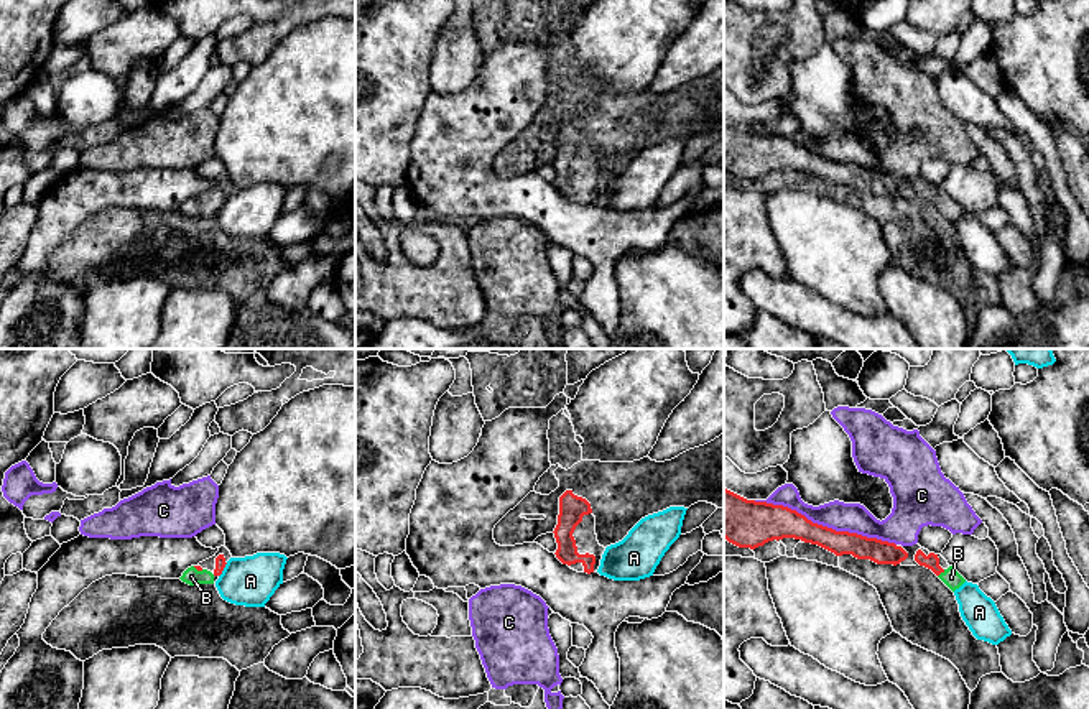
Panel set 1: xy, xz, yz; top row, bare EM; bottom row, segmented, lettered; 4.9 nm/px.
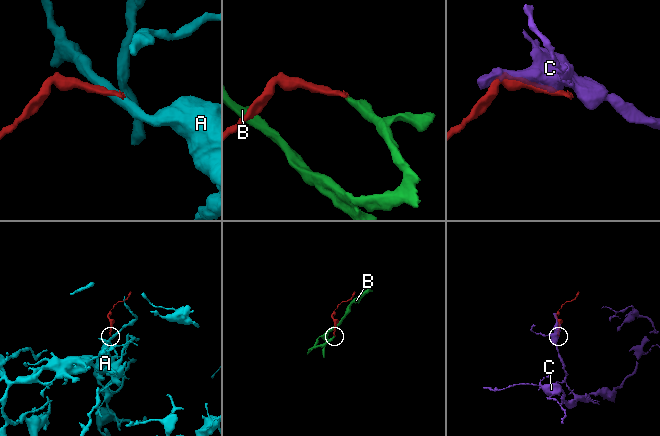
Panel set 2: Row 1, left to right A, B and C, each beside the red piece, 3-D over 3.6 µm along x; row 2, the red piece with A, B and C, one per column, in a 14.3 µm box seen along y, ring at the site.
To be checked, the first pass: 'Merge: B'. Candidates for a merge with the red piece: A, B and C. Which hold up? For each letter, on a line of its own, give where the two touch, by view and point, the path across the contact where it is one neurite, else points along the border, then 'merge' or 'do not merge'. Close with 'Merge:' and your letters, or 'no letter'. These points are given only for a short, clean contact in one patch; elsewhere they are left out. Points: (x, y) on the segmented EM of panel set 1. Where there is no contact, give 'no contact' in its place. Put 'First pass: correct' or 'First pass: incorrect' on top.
First pass: correct
A: contact xy (222, 569); border xy (227, 563), (219, 576); do not merge
B: contact yz (941, 571); way yz (931, 561), (941, 571), (951, 578); merge
C: contact yz (824, 527); do not merge
Merge: B

